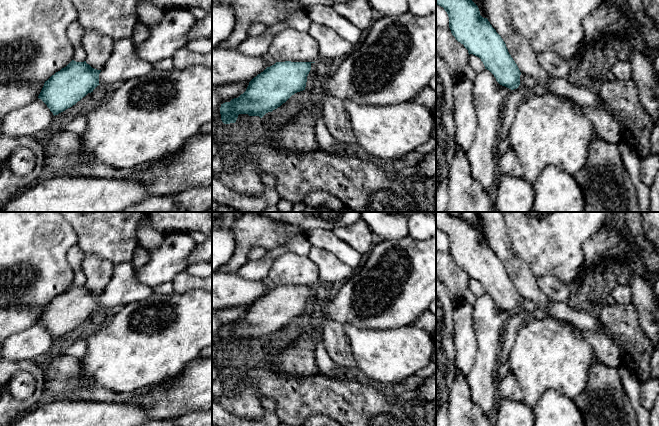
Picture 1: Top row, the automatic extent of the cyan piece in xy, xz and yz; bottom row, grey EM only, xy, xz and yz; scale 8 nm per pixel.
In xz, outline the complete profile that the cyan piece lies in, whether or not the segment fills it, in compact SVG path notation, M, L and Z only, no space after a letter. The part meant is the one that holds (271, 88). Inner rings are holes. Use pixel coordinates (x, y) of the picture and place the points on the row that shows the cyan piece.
M276 62L254 77L238 98L221 104L224 124L235 123L239 114L259 116L280 107L292 95L305 90L311 64L315 62Z

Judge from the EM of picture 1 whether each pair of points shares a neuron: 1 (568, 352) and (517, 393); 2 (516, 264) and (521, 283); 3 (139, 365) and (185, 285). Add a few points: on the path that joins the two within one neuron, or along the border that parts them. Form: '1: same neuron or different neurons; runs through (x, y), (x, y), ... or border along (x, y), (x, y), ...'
1: different neurons; border along (508, 370), (517, 380), (523, 393), (523, 400)
2: same neuron; runs through (517, 269), (521, 278)
3: different neurons; border along (201, 288), (174, 292)

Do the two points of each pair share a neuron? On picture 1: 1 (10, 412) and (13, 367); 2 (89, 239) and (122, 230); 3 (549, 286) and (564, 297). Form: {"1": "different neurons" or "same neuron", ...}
{"1": "same neuron", "2": "same neuron", "3": "same neuron"}

